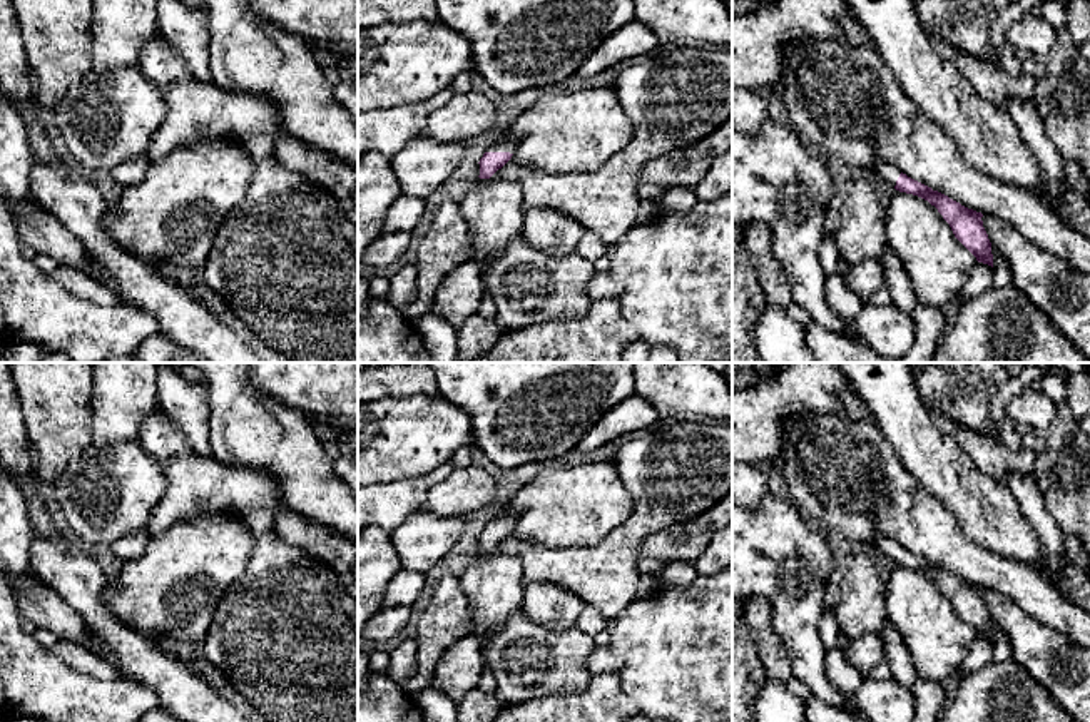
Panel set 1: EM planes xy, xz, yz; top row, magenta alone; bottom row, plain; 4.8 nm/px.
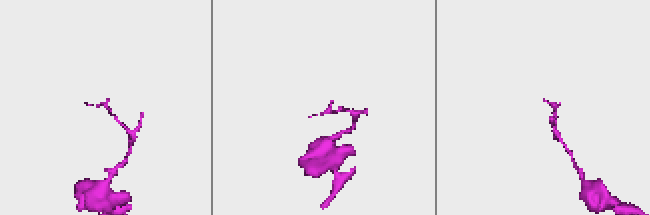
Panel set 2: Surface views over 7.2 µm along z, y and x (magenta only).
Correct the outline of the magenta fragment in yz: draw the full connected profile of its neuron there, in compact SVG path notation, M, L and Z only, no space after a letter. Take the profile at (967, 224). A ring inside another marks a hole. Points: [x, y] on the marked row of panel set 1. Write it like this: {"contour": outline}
{"contour": "M884 162L866 167L871 174L891 184L896 191L918 196L938 209L955 237L976 257L993 267L991 242L983 227L983 214L961 206L948 196L908 177L898 167Z"}

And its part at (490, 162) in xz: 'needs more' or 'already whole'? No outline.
needs more

